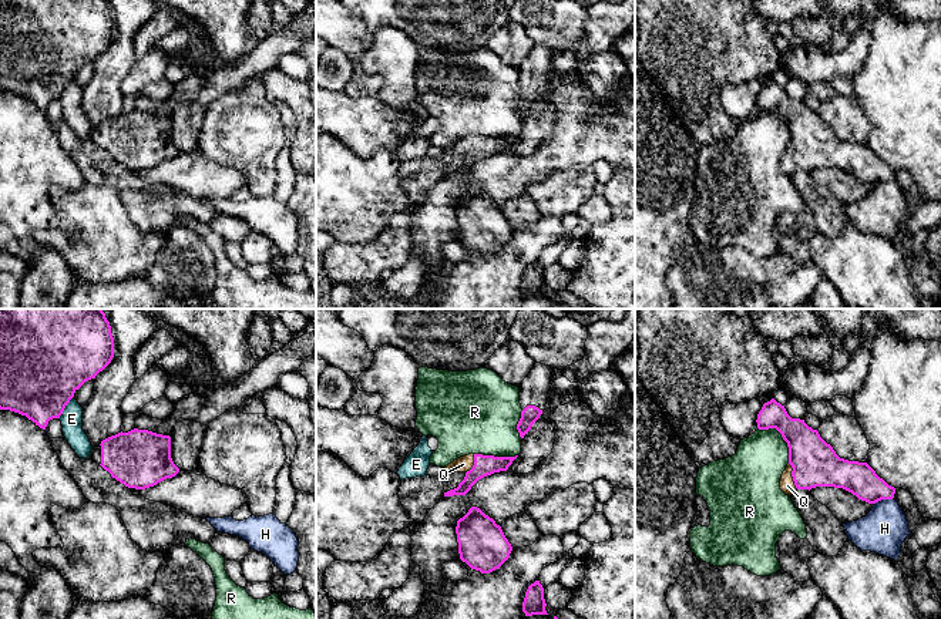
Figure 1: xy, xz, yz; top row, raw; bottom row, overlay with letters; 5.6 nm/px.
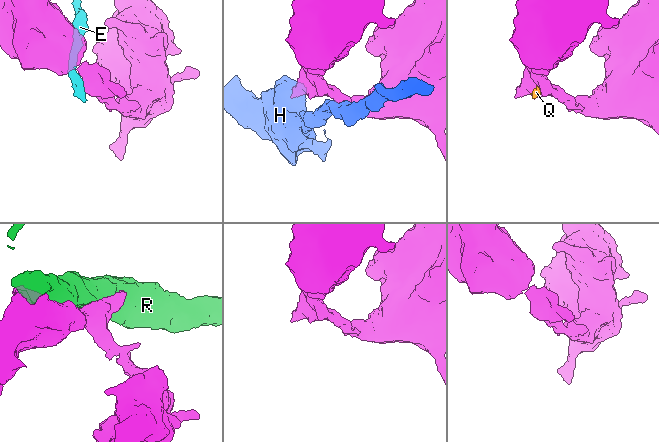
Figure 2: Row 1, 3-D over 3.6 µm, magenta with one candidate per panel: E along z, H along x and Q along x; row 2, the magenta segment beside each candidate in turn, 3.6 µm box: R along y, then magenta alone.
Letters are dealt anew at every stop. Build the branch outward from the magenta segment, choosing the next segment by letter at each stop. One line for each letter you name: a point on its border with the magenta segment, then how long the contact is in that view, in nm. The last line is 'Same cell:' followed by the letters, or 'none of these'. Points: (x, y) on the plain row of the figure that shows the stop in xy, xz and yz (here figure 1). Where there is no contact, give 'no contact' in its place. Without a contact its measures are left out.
Q: contact yz (792, 157); length 160 nm
Same cell: Q

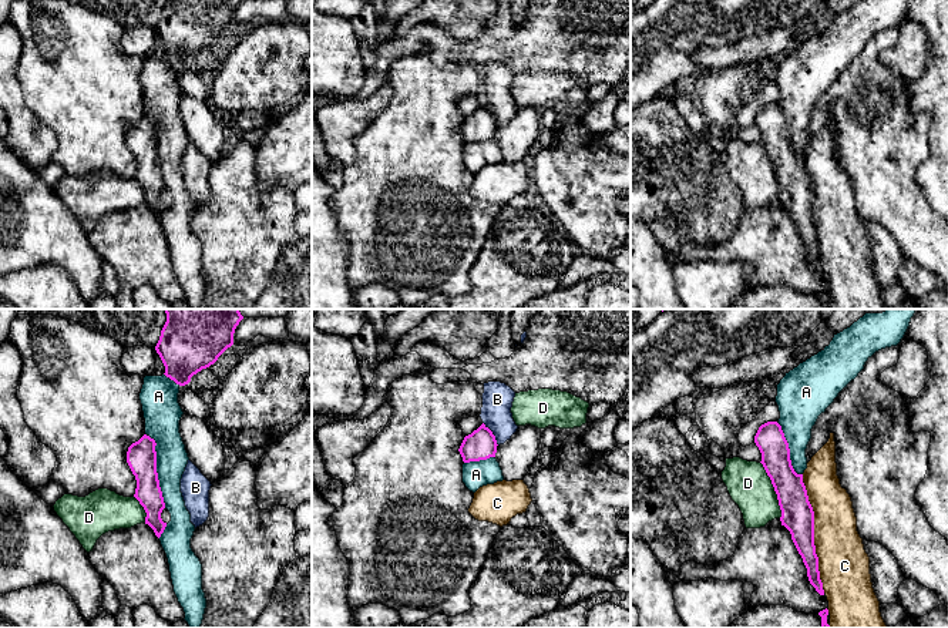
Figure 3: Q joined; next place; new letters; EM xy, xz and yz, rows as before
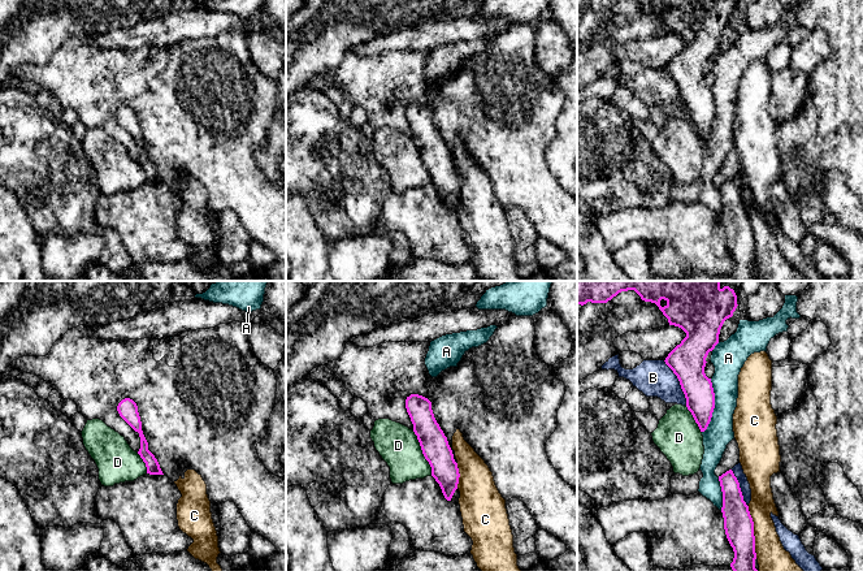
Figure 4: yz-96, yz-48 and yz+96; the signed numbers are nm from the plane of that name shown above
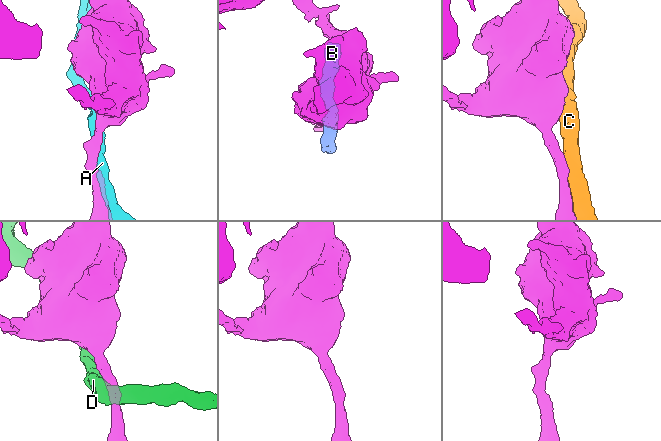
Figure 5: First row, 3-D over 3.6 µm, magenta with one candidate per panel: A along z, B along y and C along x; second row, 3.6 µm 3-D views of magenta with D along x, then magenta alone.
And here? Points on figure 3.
Same cell: none of these

